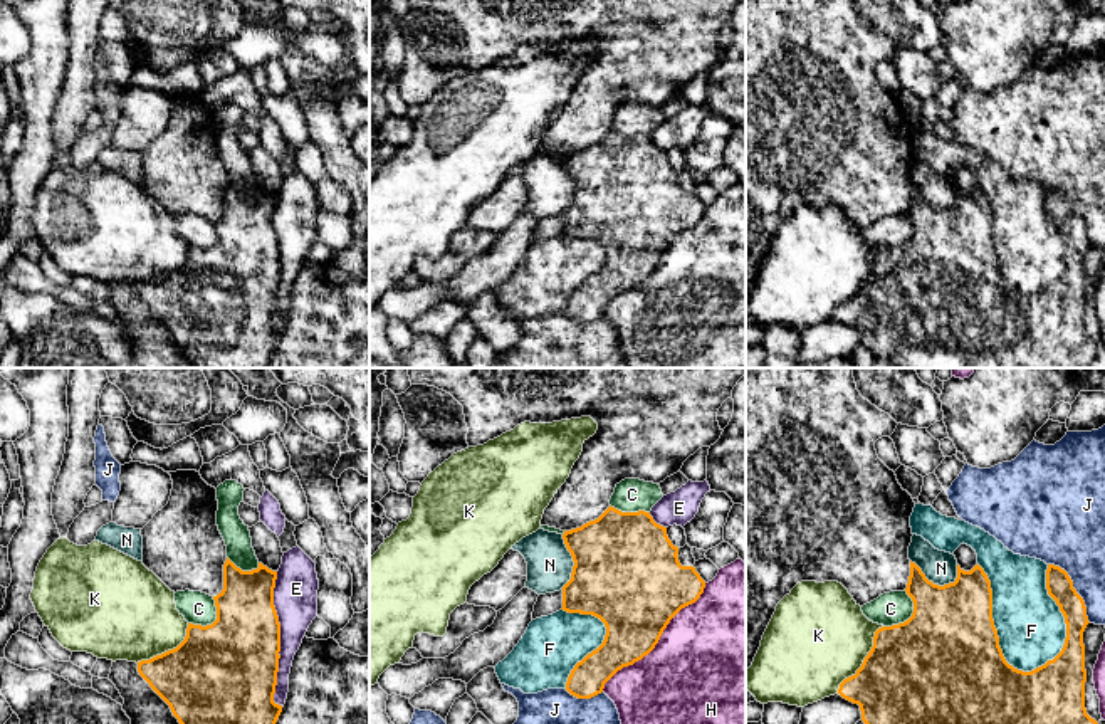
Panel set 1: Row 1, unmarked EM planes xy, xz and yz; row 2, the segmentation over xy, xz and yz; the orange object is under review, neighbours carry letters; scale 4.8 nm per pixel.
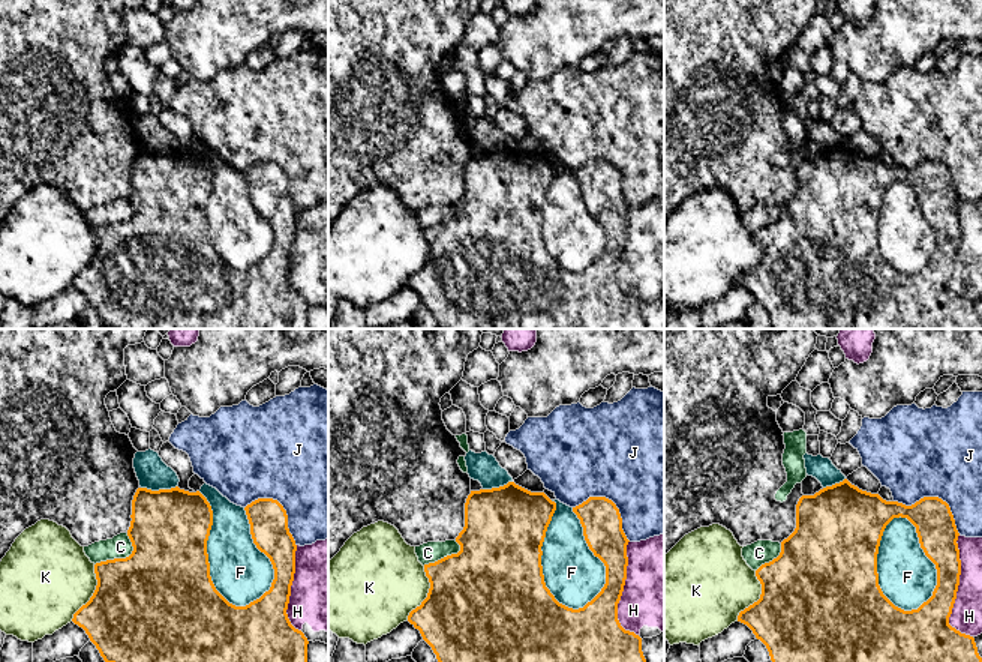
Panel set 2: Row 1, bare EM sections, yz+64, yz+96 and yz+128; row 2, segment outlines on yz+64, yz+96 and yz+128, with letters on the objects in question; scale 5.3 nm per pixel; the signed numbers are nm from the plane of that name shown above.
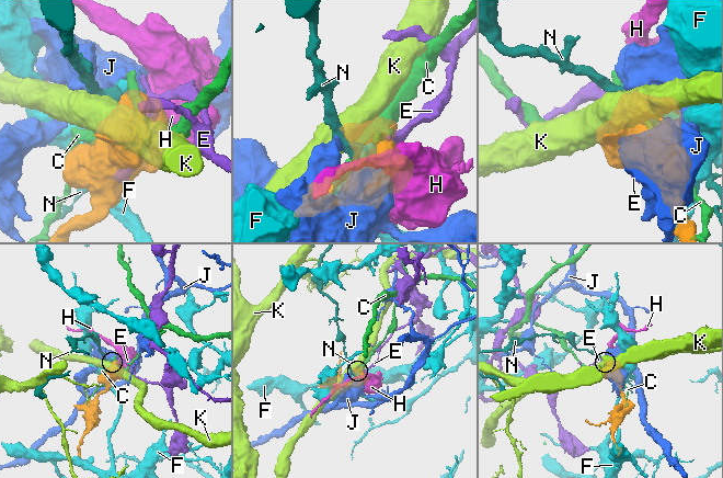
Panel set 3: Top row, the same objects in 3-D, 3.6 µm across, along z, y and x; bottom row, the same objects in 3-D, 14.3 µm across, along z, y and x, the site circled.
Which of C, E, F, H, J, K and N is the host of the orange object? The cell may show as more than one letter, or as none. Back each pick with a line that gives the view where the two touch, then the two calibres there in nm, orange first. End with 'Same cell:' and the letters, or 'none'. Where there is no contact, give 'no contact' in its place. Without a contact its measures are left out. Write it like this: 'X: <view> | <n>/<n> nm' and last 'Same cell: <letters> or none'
Same cell: none

